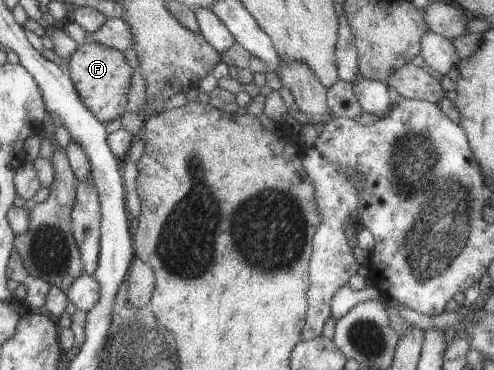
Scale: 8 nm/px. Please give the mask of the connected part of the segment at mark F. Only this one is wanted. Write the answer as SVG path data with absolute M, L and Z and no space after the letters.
M84 41L82 44L77 44L77 48L70 54L65 70L82 105L100 123L106 124L119 118L125 111L128 89L130 89L130 67L121 51Z

